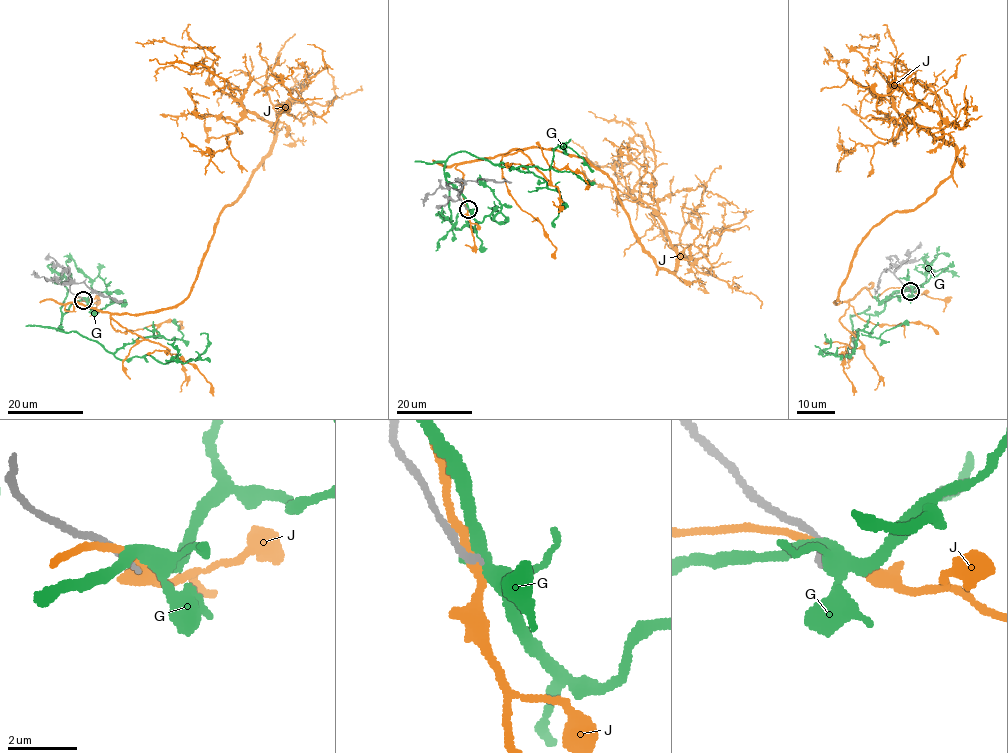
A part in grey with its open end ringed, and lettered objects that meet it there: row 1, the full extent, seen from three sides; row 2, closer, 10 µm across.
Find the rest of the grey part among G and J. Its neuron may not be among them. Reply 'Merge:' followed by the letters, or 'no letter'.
Merge: no letter

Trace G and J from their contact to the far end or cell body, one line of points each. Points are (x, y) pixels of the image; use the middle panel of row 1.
G: (466, 208), (466, 197), (446, 179), (452, 155), (467, 151), (506, 167), (548, 169), (564, 143), (592, 172)
J: (466, 208), (459, 163), (574, 154), (673, 271), (634, 188), (643, 151), (599, 167), (572, 140)

